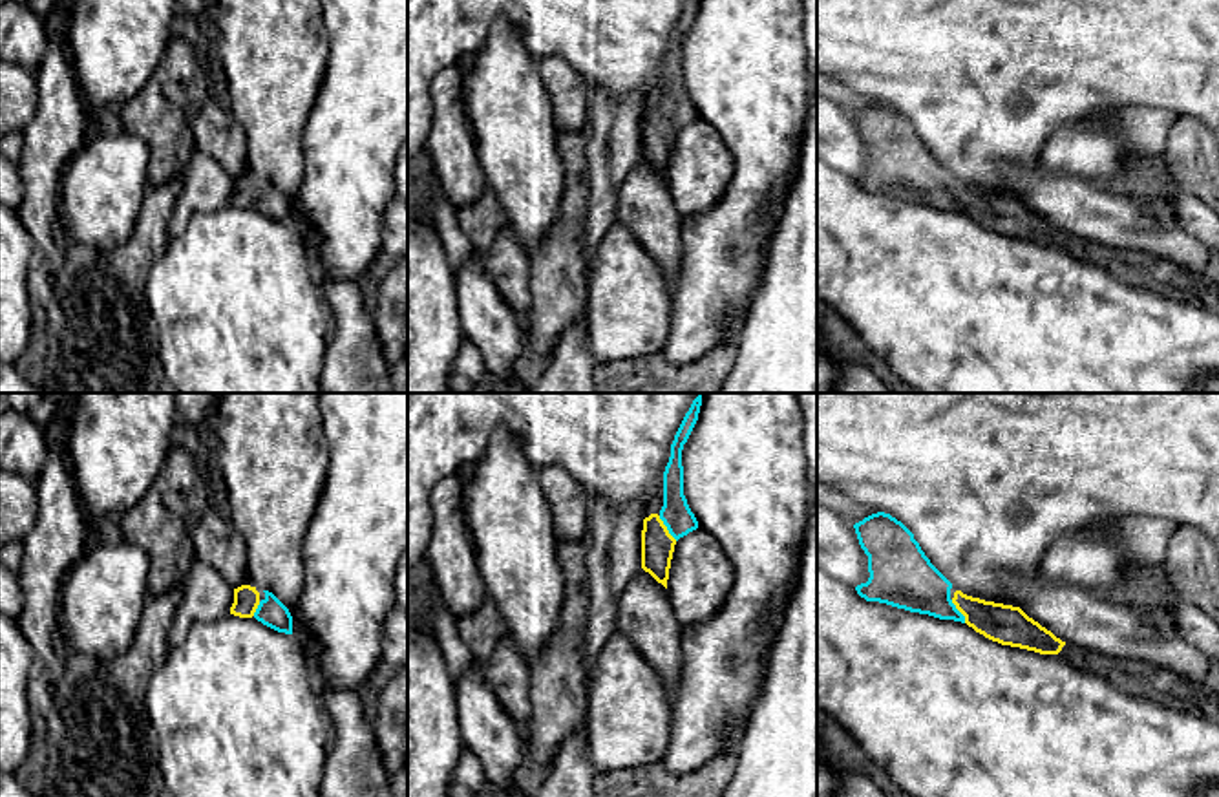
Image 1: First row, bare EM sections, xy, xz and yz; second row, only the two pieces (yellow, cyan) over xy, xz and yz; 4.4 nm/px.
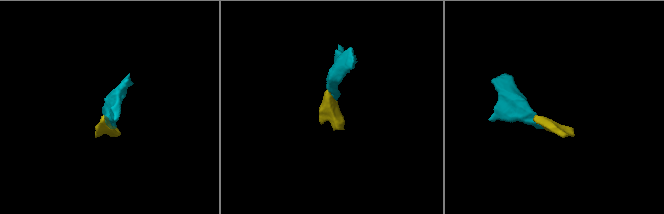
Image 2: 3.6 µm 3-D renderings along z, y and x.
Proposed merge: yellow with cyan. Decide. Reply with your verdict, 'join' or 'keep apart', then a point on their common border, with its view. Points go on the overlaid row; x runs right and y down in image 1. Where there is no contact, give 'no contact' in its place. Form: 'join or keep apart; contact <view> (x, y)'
join; contact xz (666, 529)

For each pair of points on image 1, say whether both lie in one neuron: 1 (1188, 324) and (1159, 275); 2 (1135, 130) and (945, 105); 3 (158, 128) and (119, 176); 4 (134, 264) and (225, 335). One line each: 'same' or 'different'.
1: different
2: different
3: different
4: different

